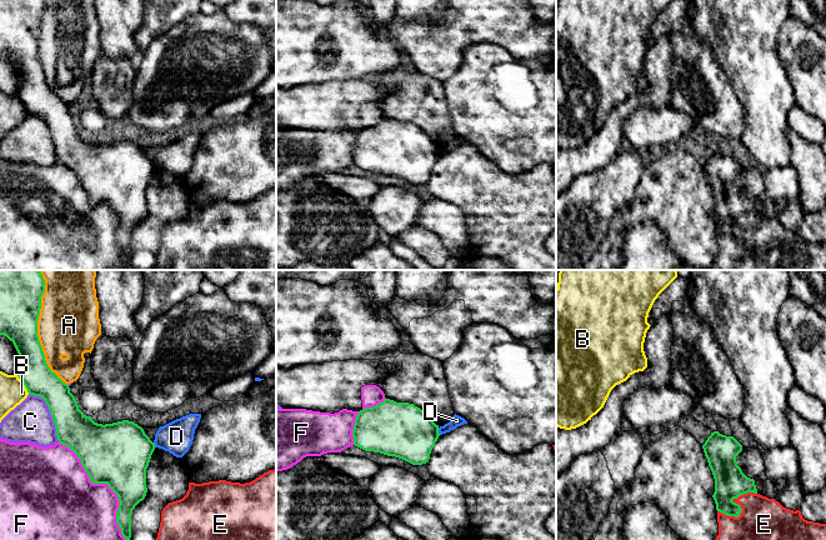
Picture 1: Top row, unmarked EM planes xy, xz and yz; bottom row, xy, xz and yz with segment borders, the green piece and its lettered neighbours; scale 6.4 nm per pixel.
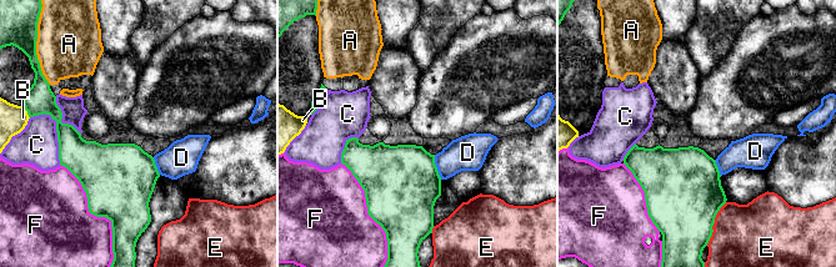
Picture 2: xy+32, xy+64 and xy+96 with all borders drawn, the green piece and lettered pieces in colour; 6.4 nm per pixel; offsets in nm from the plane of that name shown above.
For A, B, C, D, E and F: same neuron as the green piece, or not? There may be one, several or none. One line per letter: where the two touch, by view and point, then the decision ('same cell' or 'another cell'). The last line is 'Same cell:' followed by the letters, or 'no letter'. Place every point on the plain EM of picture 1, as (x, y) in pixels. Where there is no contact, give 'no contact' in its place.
A: xy (36, 54) | another cell
B: xy (24, 104) | another cell
C: xy (50, 134) | another cell
D: xz (437, 151) | another cell
E: yz (740, 226) | another cell
F: xy (106, 203) | another cell
Same cell: no letter

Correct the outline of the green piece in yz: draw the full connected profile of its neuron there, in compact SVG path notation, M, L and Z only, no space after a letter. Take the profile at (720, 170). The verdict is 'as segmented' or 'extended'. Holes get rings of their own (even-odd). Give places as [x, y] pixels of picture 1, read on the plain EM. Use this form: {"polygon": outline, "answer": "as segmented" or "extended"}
{"polygon": "M714 151L702 169L715 199L712 218L716 230L727 236L739 238L742 229L732 220L747 212L757 214L755 200L747 198L736 181L742 165L734 156Z", "answer": "as segmented"}

